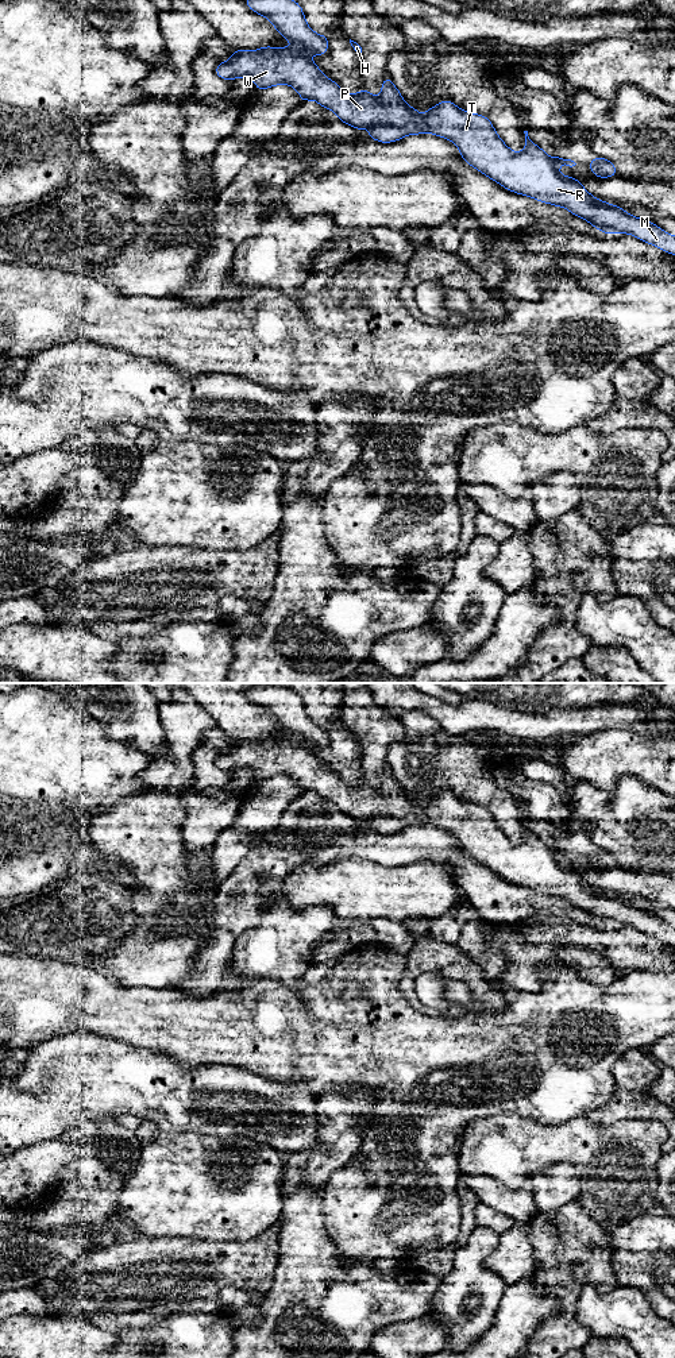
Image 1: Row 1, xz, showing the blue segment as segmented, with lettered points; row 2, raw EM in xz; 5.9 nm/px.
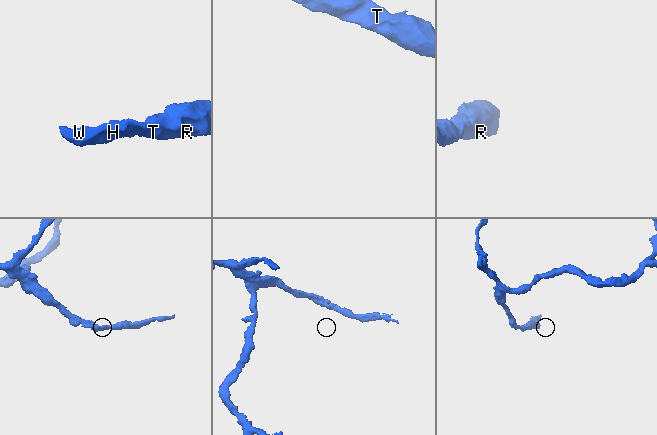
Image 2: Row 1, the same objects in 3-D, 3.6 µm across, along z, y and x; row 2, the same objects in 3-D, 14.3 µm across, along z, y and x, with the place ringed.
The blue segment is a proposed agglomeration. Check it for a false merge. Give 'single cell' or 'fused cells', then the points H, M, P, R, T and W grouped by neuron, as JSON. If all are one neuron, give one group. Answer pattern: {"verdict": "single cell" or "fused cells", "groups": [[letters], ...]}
{"verdict": "single cell", "groups": [["H", "M", "P", "R", "T", "W"]]}

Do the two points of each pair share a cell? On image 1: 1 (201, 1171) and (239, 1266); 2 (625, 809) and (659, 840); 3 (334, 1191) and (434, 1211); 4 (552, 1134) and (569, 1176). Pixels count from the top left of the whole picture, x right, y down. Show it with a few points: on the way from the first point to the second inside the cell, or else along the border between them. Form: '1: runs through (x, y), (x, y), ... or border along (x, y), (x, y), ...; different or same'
1: border along (261, 1233), (246, 1241), (199, 1241); different
2: runs through (633, 813), (651, 832); same
3: runs through (358, 1202), (367, 1211), (409, 1211); same
4: border along (533, 1173), (571, 1162), (579, 1173), (582, 1188); different

